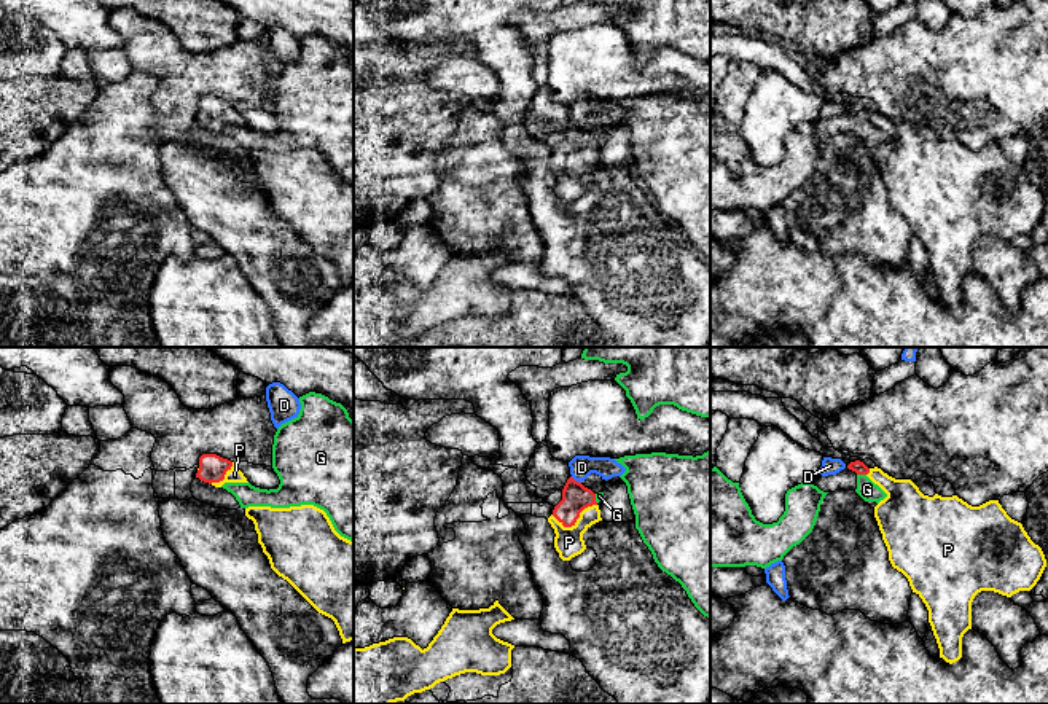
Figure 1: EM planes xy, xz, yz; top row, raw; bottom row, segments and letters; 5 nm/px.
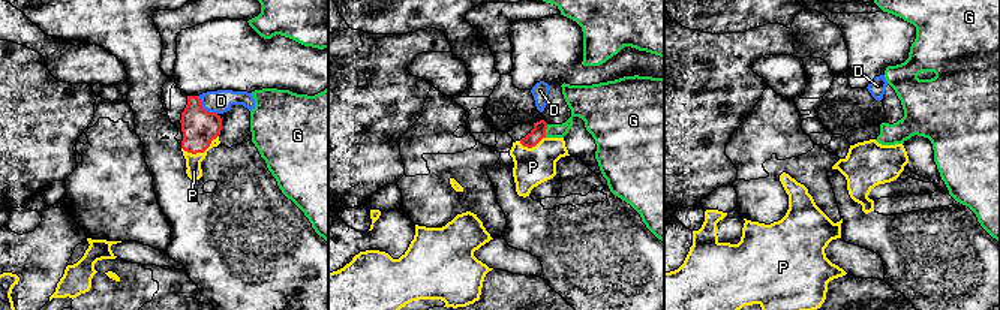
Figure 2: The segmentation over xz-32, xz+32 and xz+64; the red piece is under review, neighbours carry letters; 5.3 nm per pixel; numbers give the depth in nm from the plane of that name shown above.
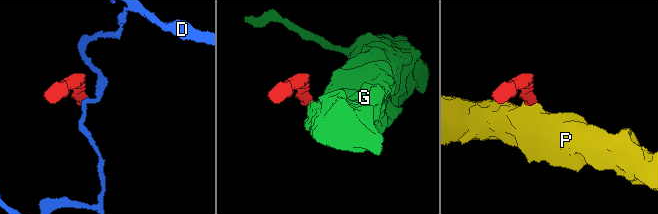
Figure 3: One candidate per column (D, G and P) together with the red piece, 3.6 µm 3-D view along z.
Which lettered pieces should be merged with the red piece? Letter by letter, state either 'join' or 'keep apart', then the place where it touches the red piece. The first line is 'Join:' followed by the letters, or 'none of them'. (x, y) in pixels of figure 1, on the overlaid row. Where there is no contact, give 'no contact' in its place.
Join: P
D: keep apart; meets red in xz at (574, 480)
G: keep apart; meets red in yz at (862, 473)
P: join; meets red in xz at (575, 521)

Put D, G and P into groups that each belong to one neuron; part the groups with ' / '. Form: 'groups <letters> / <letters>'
groups D / G / P

